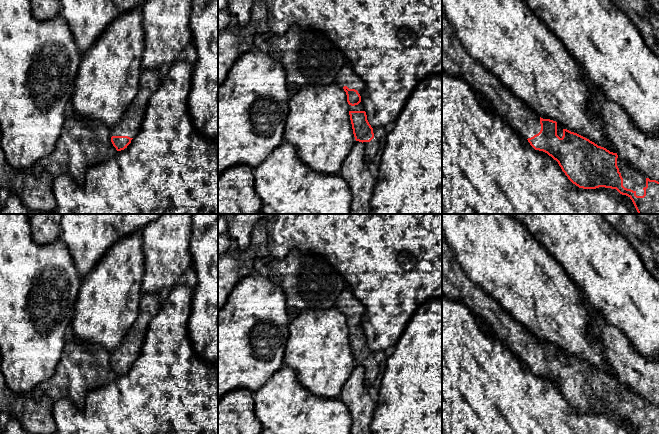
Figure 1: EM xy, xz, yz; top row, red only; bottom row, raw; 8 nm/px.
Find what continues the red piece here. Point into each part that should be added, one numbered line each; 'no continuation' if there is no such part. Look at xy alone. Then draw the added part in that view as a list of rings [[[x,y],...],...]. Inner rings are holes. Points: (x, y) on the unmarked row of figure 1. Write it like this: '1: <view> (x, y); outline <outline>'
1: xy (129, 348); outline [[[133,329],[124,336],[121,343],[111,352],[110,360],[128,360],[134,362],[138,357],[142,341],[138,339]]]

